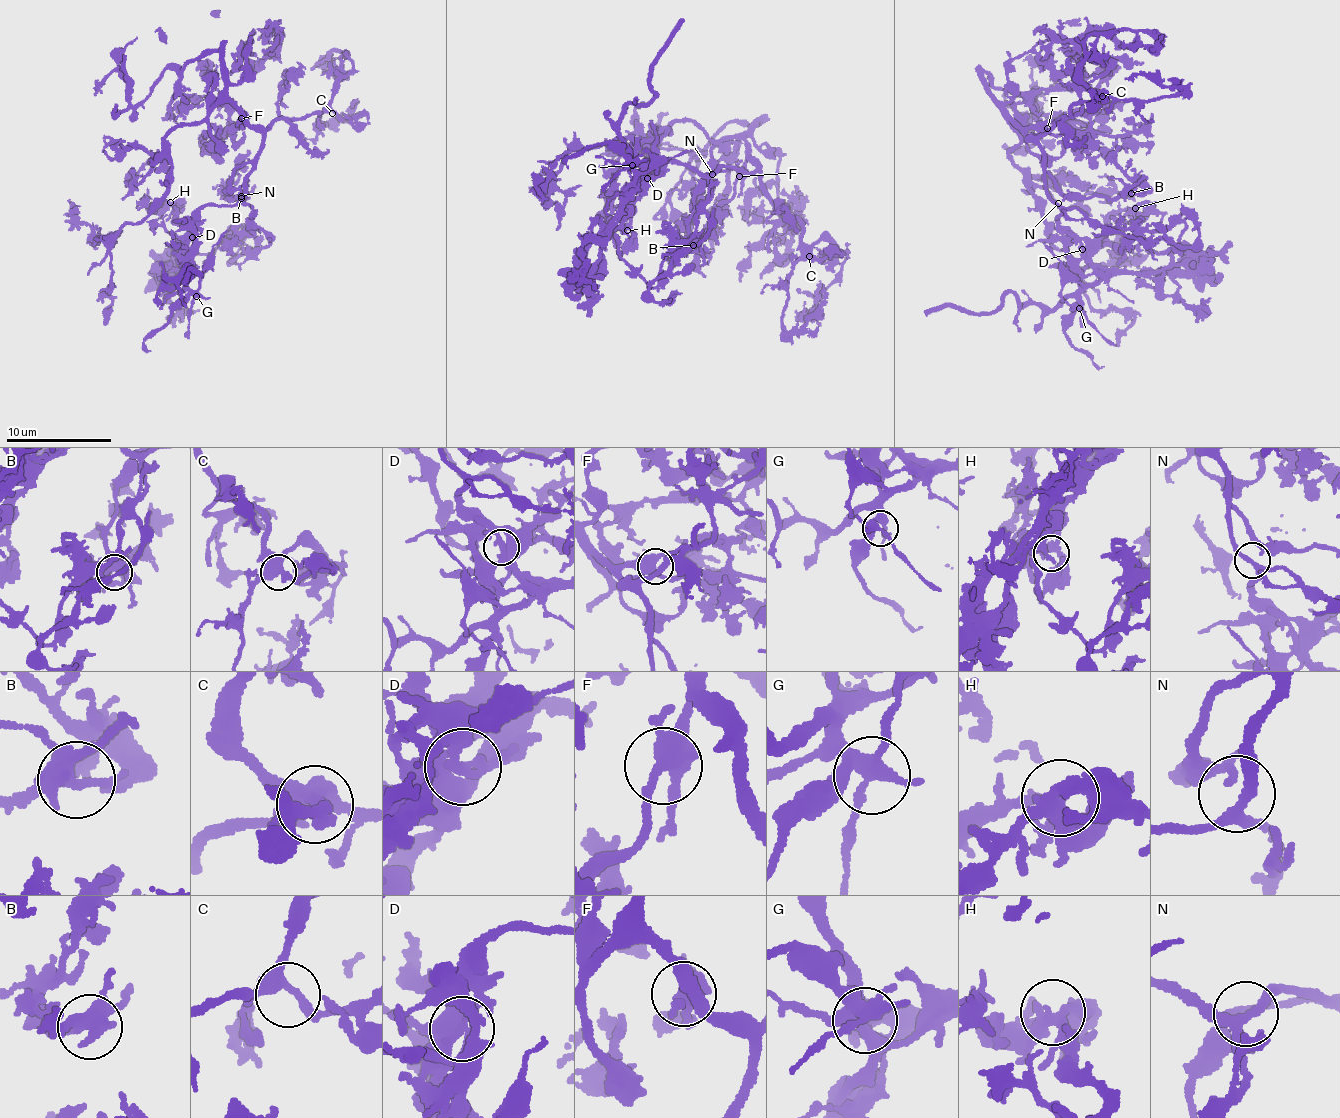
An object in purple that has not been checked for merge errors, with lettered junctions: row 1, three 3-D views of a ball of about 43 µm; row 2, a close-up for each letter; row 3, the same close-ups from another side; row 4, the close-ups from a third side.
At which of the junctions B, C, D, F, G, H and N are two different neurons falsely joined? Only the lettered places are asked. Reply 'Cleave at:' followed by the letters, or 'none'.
Cleave at: D

